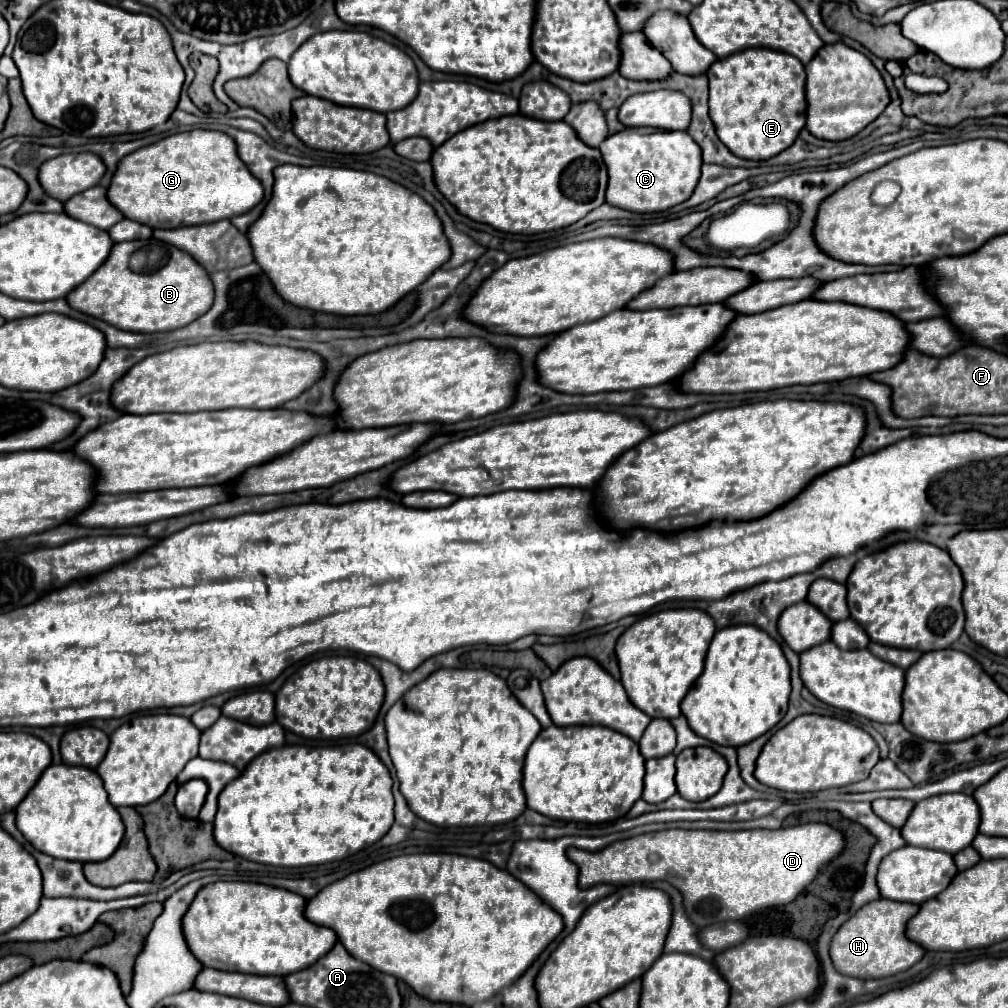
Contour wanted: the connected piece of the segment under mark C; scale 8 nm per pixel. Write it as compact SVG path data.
M624 129L610 135L600 145L602 159L608 169L606 203L634 213L666 211L692 195L700 179L700 147L684 135L684 131L662 129Z

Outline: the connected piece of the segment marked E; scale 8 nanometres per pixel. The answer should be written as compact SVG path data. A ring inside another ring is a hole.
M746 49L718 59L708 69L710 119L720 141L738 157L764 161L788 149L806 123L804 65L774 49Z

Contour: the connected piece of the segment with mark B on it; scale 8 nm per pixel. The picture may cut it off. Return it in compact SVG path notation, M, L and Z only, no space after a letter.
M144 241L114 243L102 267L98 267L80 287L72 289L72 293L66 297L68 305L80 313L92 315L122 331L132 333L174 331L204 315L214 299L214 287L204 267L200 267L190 255L184 255L184 251L168 245L170 255L164 267L154 273L134 273L128 265L130 255L144 245Z

